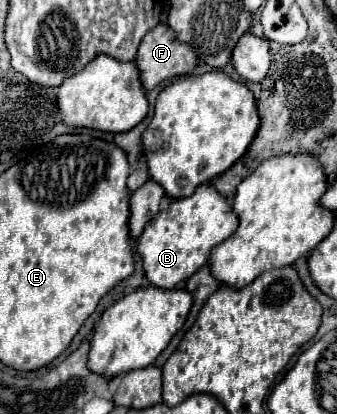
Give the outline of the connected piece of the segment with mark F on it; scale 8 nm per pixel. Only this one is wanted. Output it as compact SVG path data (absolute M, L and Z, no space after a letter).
M157 25L155 29L151 29L143 41L141 41L141 47L137 51L137 57L135 57L135 63L139 67L139 73L141 73L141 83L147 91L151 91L153 87L157 87L159 83L167 81L167 79L173 79L177 75L189 75L195 71L195 67L199 65L199 59L193 51L191 45L187 43L181 43L175 35L175 31L169 27L169 25Z

